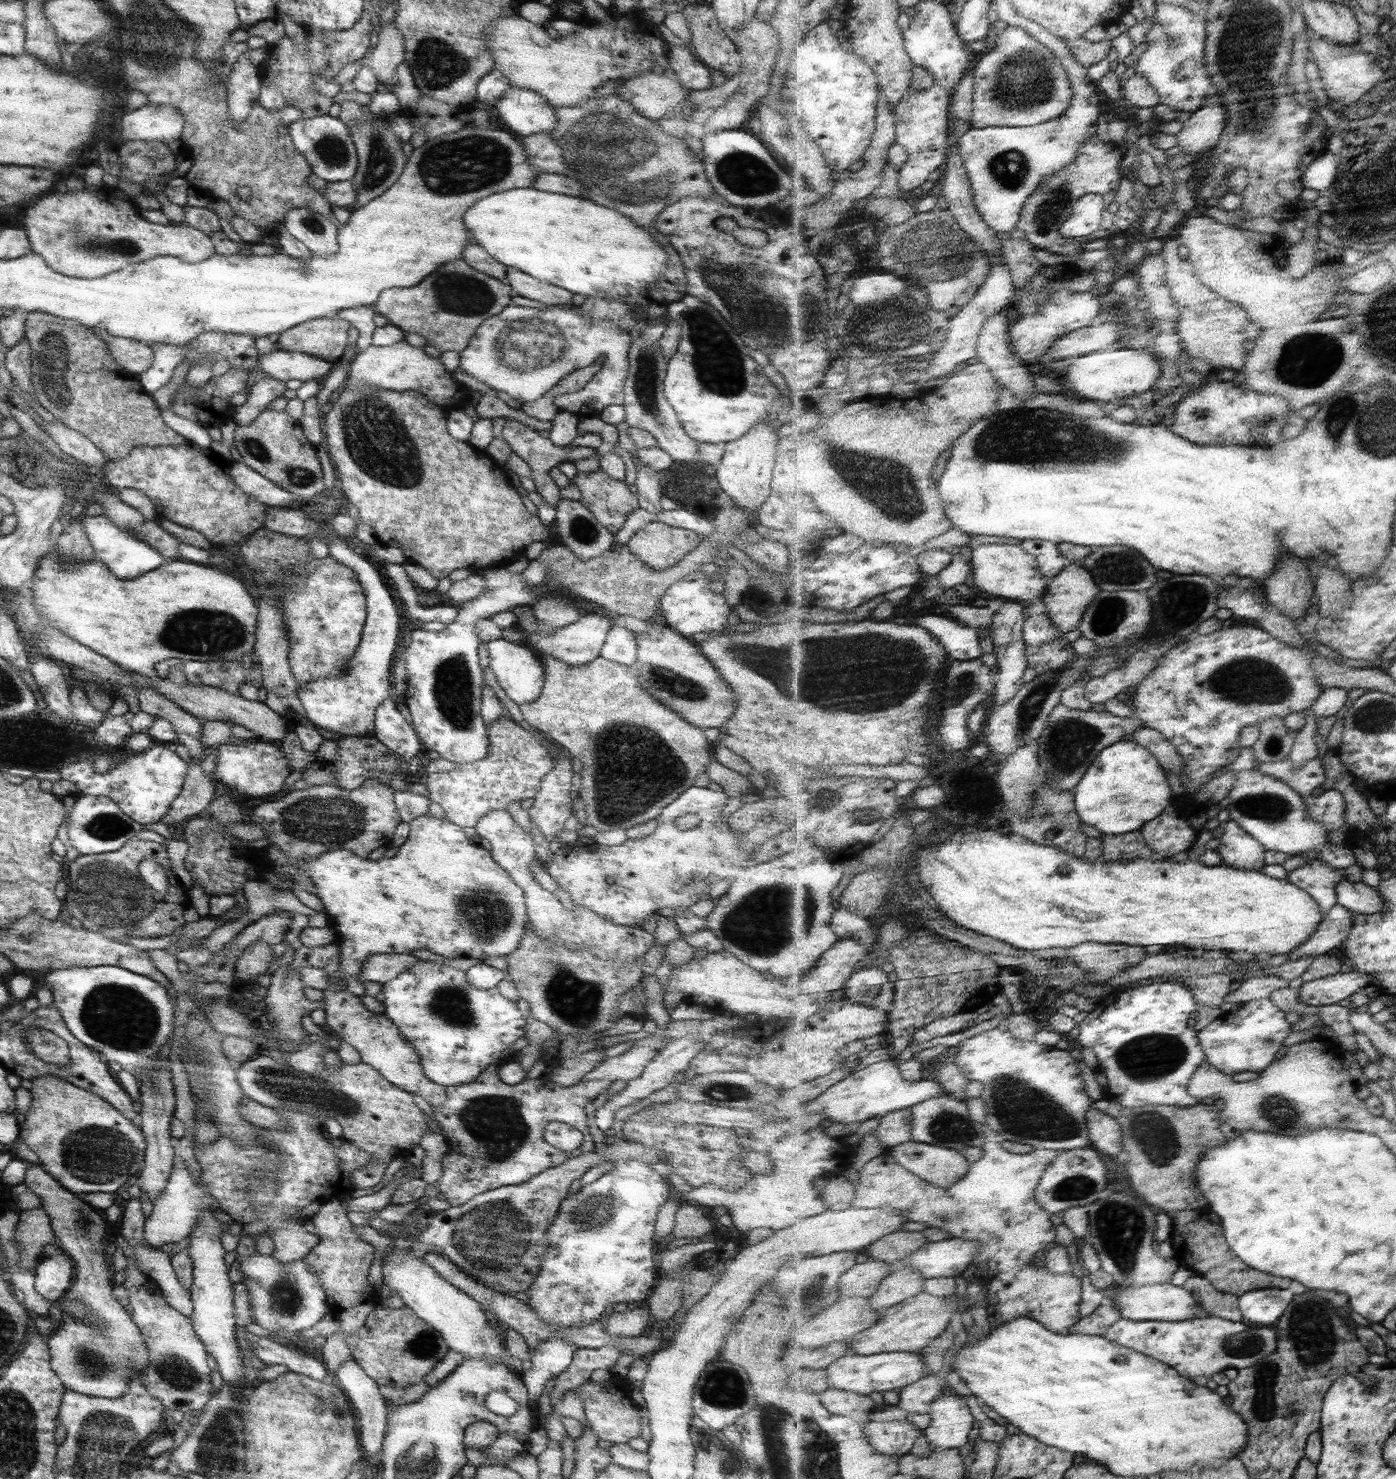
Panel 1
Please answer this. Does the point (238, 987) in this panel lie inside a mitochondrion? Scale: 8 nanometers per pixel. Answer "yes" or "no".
no

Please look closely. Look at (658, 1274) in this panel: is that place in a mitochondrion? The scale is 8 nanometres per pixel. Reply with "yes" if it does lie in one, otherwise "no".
no

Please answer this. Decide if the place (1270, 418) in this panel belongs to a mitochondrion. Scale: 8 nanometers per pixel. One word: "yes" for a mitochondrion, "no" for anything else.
yes

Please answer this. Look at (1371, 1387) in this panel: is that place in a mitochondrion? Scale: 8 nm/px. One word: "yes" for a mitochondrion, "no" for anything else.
no

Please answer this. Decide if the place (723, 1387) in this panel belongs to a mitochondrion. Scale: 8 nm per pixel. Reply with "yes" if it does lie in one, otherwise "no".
yes

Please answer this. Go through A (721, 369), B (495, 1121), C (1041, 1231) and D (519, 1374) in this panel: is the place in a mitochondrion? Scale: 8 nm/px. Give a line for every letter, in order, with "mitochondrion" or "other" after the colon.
A: mitochondrion
B: mitochondrion
C: other
D: other

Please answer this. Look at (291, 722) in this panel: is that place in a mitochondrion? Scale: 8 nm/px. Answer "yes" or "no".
no

